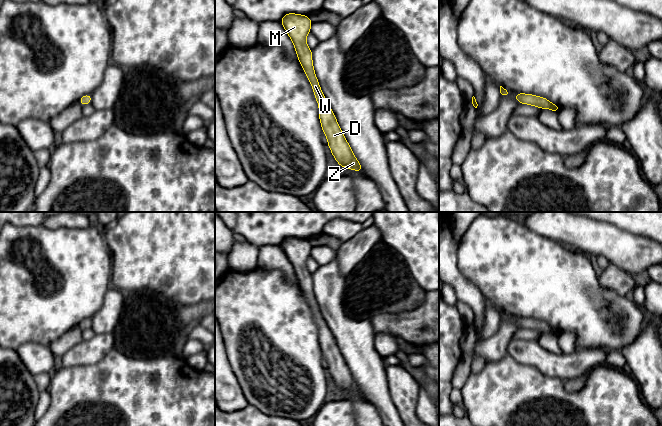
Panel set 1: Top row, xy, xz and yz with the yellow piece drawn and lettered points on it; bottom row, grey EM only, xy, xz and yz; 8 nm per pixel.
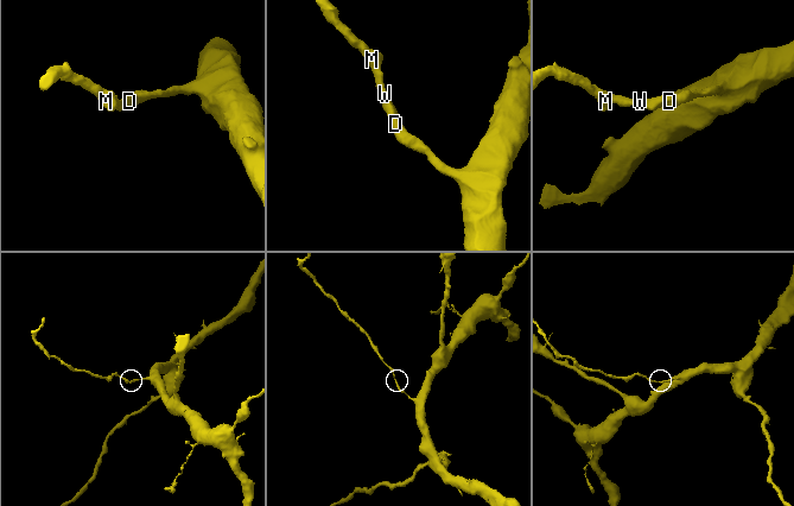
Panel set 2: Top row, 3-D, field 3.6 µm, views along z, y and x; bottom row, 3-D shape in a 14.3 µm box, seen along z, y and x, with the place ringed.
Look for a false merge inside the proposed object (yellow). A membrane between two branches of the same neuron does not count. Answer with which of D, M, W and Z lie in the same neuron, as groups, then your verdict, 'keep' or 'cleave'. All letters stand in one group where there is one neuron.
D M W Z; keep

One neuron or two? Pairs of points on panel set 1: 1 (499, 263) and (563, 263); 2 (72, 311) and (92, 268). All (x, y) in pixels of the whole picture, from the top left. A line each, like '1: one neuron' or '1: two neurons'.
1: one neuron
2: one neuron

